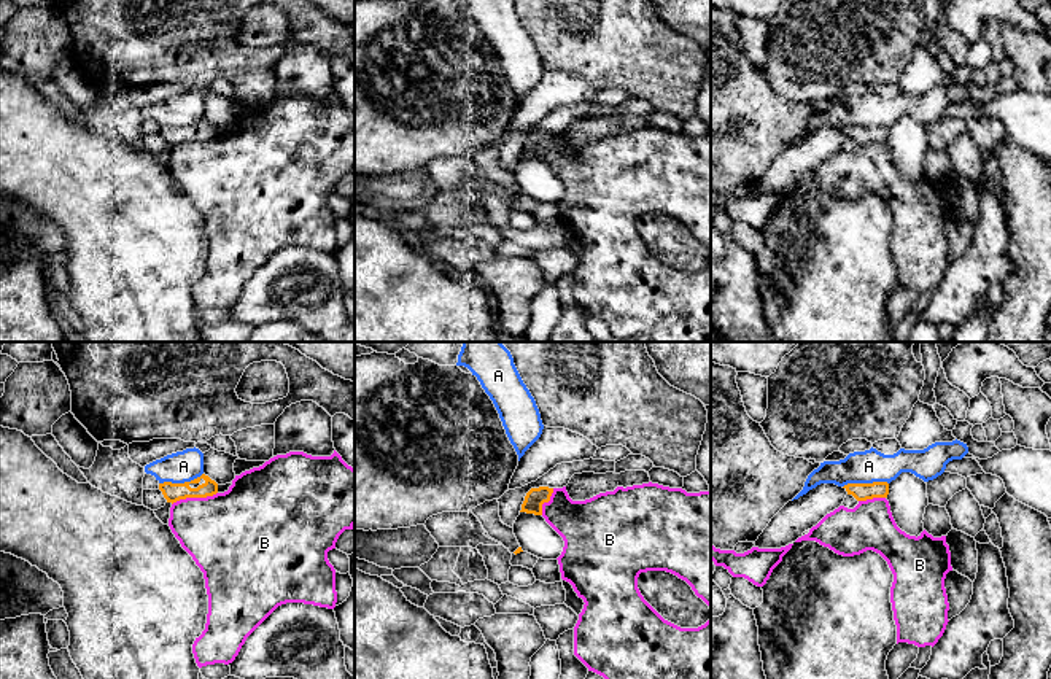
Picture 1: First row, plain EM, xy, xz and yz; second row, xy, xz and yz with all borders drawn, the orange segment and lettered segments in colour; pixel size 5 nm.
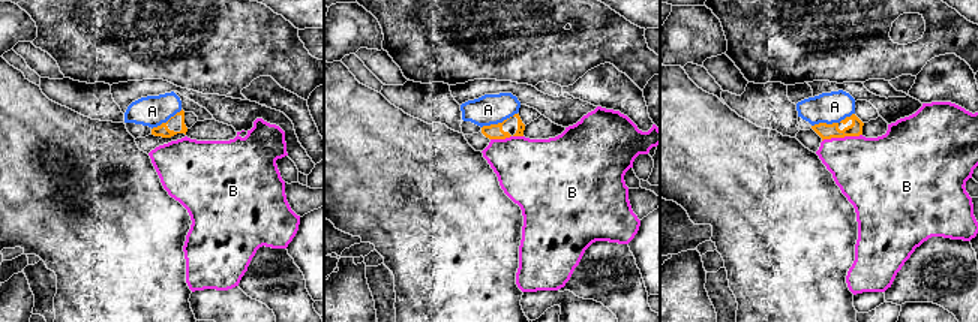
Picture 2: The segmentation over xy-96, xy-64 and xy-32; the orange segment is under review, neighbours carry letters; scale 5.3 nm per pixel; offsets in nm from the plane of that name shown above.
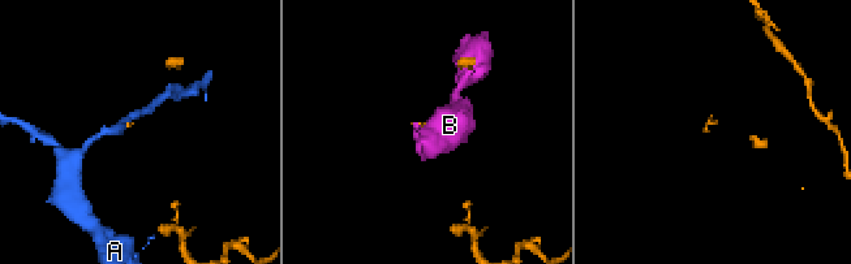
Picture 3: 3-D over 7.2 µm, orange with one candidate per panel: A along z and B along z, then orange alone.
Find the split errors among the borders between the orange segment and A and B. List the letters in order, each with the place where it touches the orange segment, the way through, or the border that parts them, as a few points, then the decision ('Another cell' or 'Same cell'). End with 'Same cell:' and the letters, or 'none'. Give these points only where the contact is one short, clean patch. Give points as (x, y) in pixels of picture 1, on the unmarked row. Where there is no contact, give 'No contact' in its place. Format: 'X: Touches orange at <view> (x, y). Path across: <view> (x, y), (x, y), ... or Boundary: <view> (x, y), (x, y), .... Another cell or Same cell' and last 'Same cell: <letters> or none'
A: Touches orange at yz (865, 128). Another cell
B: Touches orange at xy (194, 140). Boundary: xy (217, 135), (207, 140), (180, 142), (172, 148). Another cell
Same cell: none

